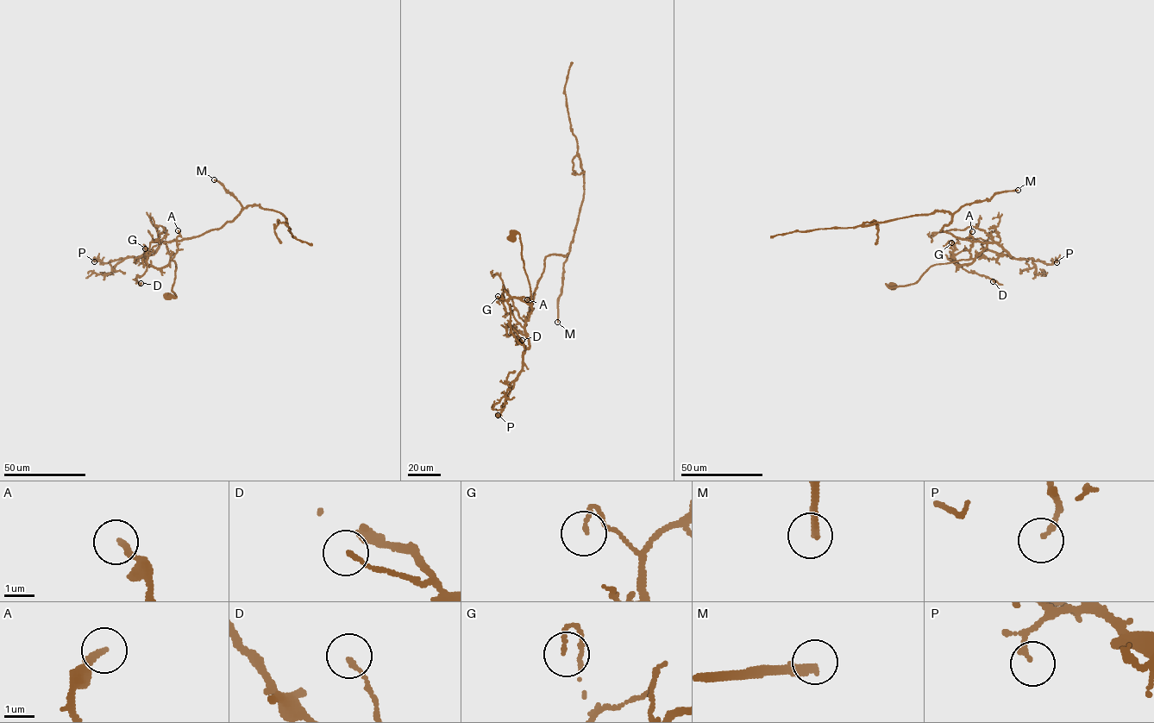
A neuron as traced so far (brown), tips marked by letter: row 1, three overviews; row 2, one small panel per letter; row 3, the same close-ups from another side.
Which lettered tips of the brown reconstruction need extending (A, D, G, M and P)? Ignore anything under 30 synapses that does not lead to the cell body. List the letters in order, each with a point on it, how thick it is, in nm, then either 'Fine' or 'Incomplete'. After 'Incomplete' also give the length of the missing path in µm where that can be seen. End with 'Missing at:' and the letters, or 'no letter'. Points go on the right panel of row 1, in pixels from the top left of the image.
A: Place: (972, 231). Thickness 200 nm. Fine
D: Place: (993, 281). Thickness 120 nm. Fine
G: Place: (951, 242). Thickness 110 nm. Fine
M: Place: (1018, 190). Thickness 220 nm. Incomplete. Missing length about 130 µm
P: Place: (1056, 262). Thickness 110 nm. Fine
Missing at: M

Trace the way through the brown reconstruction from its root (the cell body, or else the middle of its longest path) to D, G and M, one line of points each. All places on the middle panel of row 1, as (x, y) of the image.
D: (511, 236), (519, 235), (531, 298), (531, 308), (518, 298), (507, 301), (511, 331), (523, 344), (522, 340)
G: (511, 236), (517, 233), (519, 235), (531, 308), (518, 298), (503, 298), (501, 300), (498, 296)
M: (511, 236), (519, 235), (529, 285), (531, 311), (526, 319), (544, 259), (567, 254), (557, 322)

